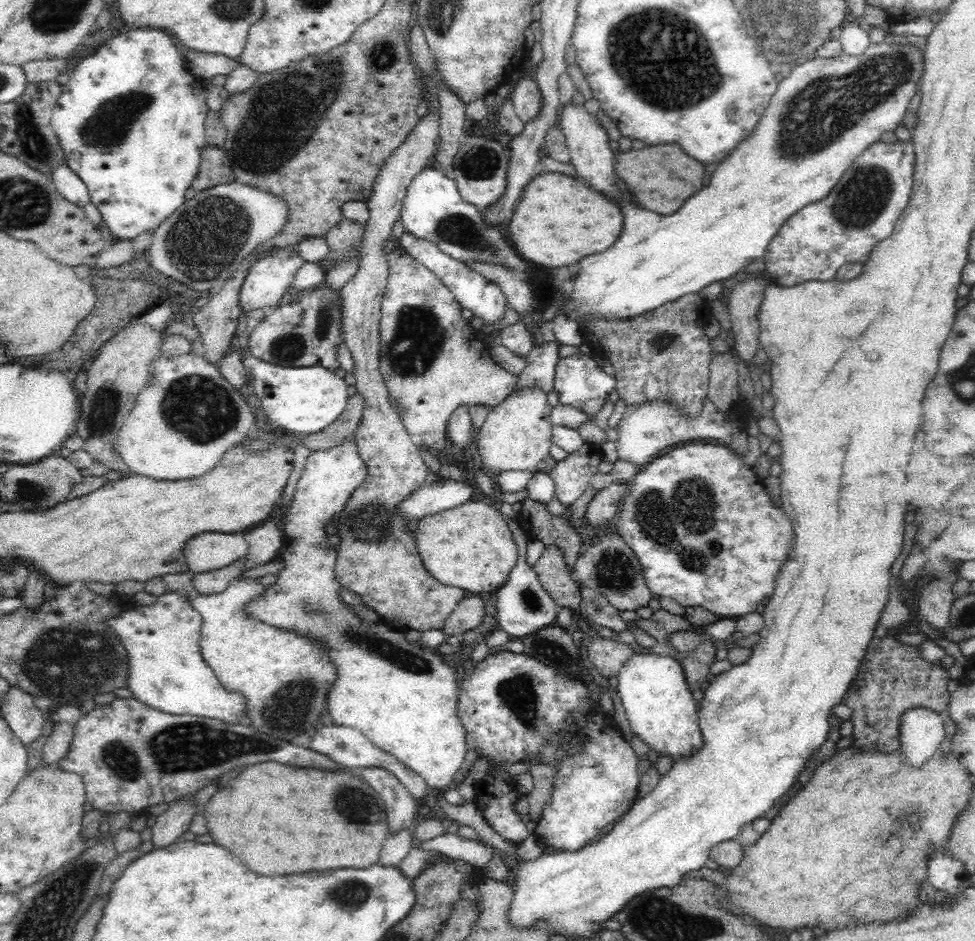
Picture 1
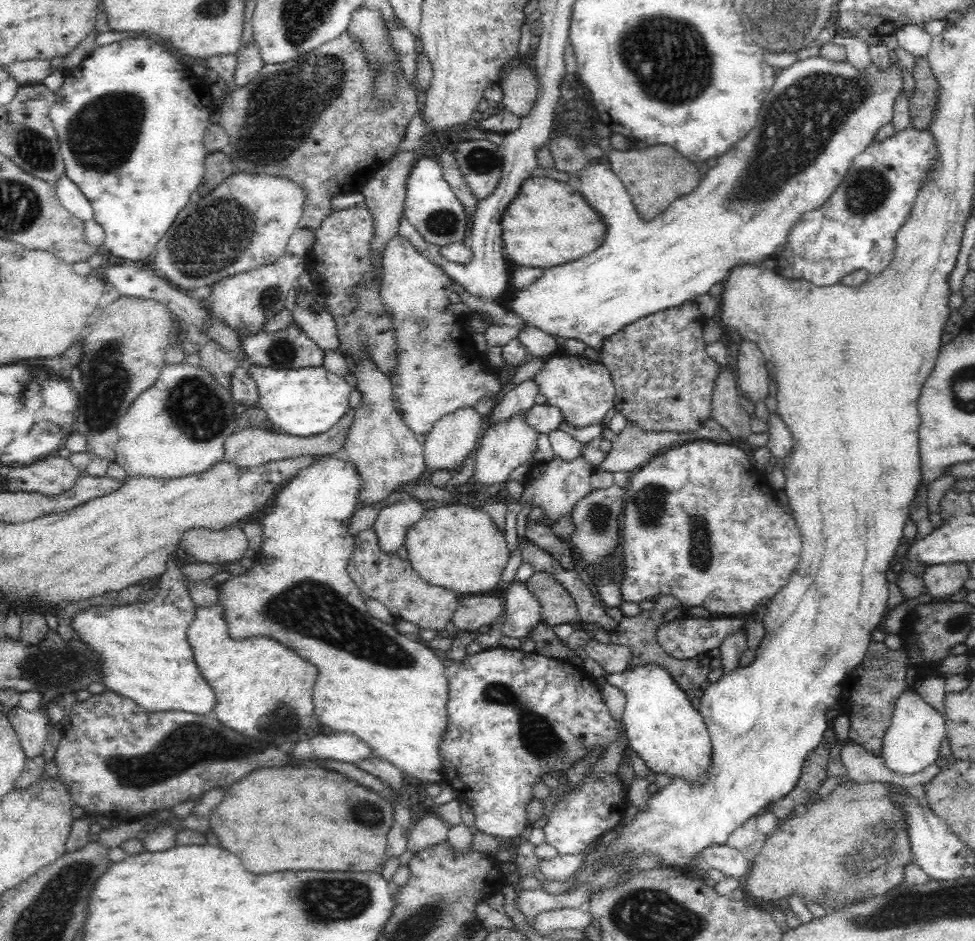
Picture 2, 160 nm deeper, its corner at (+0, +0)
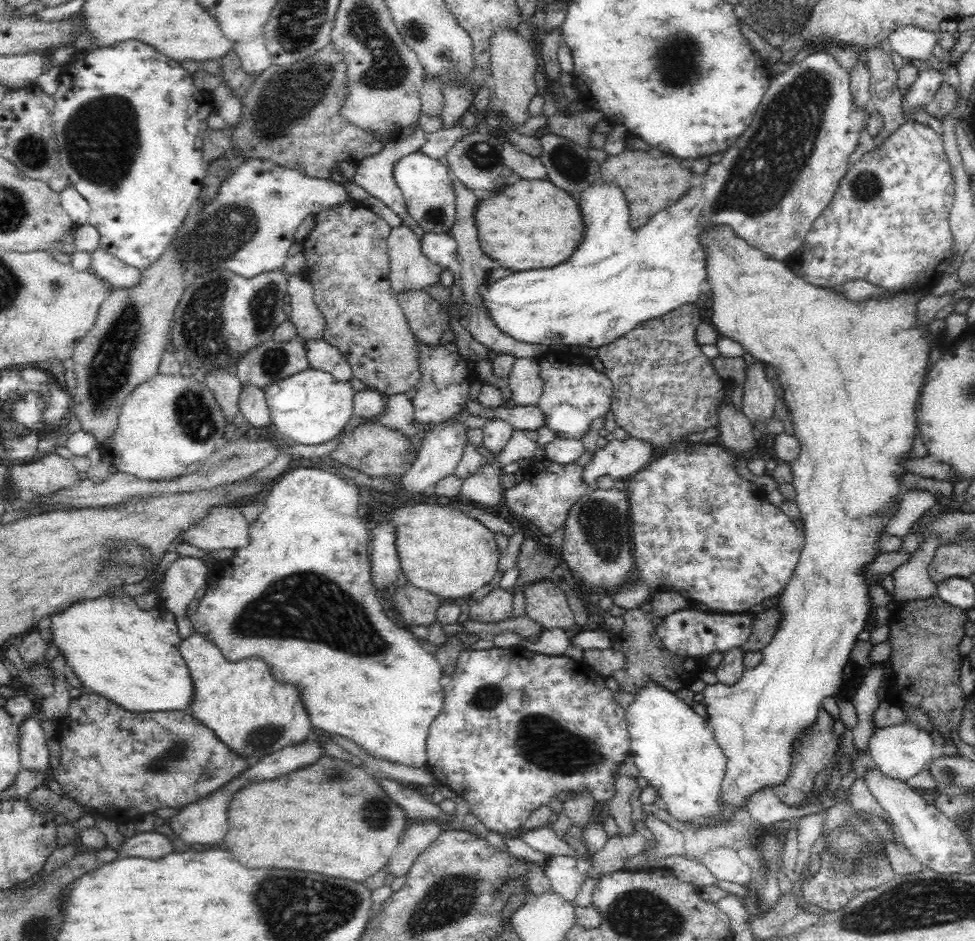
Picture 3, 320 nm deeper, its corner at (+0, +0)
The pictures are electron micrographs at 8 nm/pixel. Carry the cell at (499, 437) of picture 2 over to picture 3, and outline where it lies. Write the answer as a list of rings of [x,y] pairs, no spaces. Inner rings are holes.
[[[486,463],[479,473],[463,480],[462,499],[468,499],[472,504],[487,511],[490,508],[498,508],[505,491],[500,487],[502,474],[502,468]]]

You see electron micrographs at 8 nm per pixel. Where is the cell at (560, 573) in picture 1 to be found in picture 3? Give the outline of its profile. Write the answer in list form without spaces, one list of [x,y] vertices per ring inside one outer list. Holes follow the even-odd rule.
[[[549,580],[524,587],[525,613],[546,630],[567,630],[575,624],[574,615],[567,603],[565,592]]]

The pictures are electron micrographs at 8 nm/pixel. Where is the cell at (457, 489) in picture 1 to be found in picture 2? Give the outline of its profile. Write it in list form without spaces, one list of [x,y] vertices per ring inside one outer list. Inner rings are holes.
[[[412,498],[400,500],[378,513],[373,524],[380,551],[396,552],[405,542],[406,530],[422,518],[422,512],[429,508],[426,502]]]

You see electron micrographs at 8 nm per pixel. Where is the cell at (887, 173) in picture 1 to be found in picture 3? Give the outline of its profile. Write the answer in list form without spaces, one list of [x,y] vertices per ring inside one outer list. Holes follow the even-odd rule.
[[[905,120],[904,124],[897,128],[878,148],[872,149],[861,156],[860,162],[856,163],[844,175],[835,192],[834,198],[830,204],[820,213],[820,216],[813,222],[812,228],[809,228],[804,242],[798,250],[797,255],[787,258],[787,266],[796,274],[796,276],[806,280],[809,284],[819,288],[839,288],[852,282],[853,280],[866,280],[869,284],[884,288],[887,292],[910,291],[910,293],[931,293],[932,288],[938,284],[942,274],[946,274],[952,264],[956,261],[954,237],[949,227],[949,214],[953,207],[955,197],[955,182],[949,158],[943,149],[943,140],[928,125],[918,121]]]

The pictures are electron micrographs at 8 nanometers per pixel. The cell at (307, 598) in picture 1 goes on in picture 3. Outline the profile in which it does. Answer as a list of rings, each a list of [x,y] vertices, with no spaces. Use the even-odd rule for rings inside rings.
[[[316,465],[314,468],[296,468],[288,474],[284,474],[270,488],[266,498],[263,498],[262,512],[256,516],[256,520],[252,524],[249,524],[248,546],[233,549],[234,554],[230,558],[215,562],[209,580],[200,593],[198,608],[189,617],[190,625],[192,625],[193,631],[206,637],[214,647],[218,647],[224,659],[232,660],[232,663],[248,657],[272,660],[272,664],[276,664],[276,668],[271,668],[272,676],[275,676],[280,683],[288,682],[288,680],[300,680],[300,684],[304,684],[304,704],[308,704],[308,716],[310,716],[314,728],[348,738],[376,758],[408,767],[426,767],[427,746],[425,741],[430,724],[436,718],[436,714],[442,710],[444,700],[443,689],[440,687],[441,666],[434,654],[422,650],[422,645],[418,646],[417,638],[414,638],[409,629],[402,630],[386,615],[381,605],[382,599],[376,589],[372,587],[368,563],[370,531],[366,527],[365,519],[358,515],[360,501],[357,486],[350,486],[350,482],[346,484],[344,480],[340,480],[338,474],[332,474],[332,469],[324,472],[324,470],[318,470],[318,465]]]

